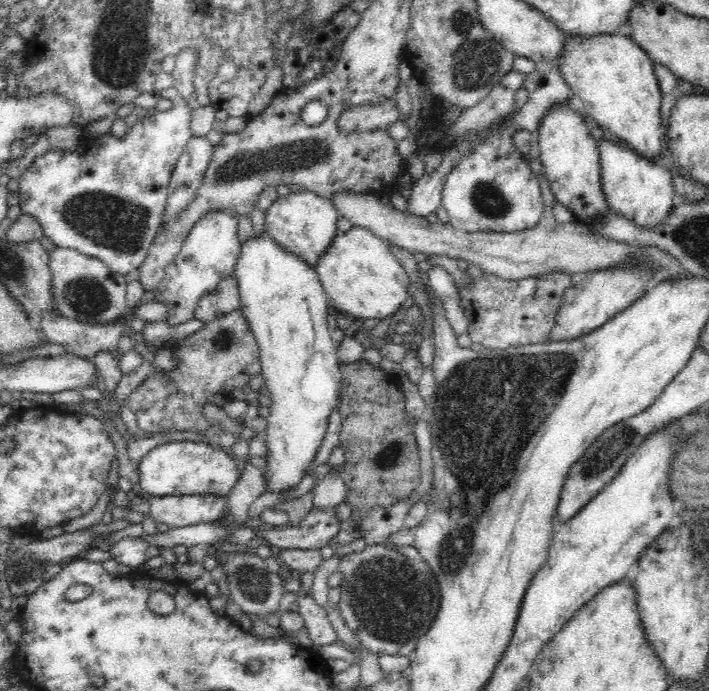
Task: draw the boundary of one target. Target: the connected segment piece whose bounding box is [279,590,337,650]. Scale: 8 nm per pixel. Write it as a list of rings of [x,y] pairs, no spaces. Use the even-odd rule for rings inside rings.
[[[300,590],[283,593],[279,611],[292,611],[302,615],[305,629],[308,629],[309,637],[314,641],[313,650],[336,640],[337,634],[324,609],[310,595],[302,595]]]

